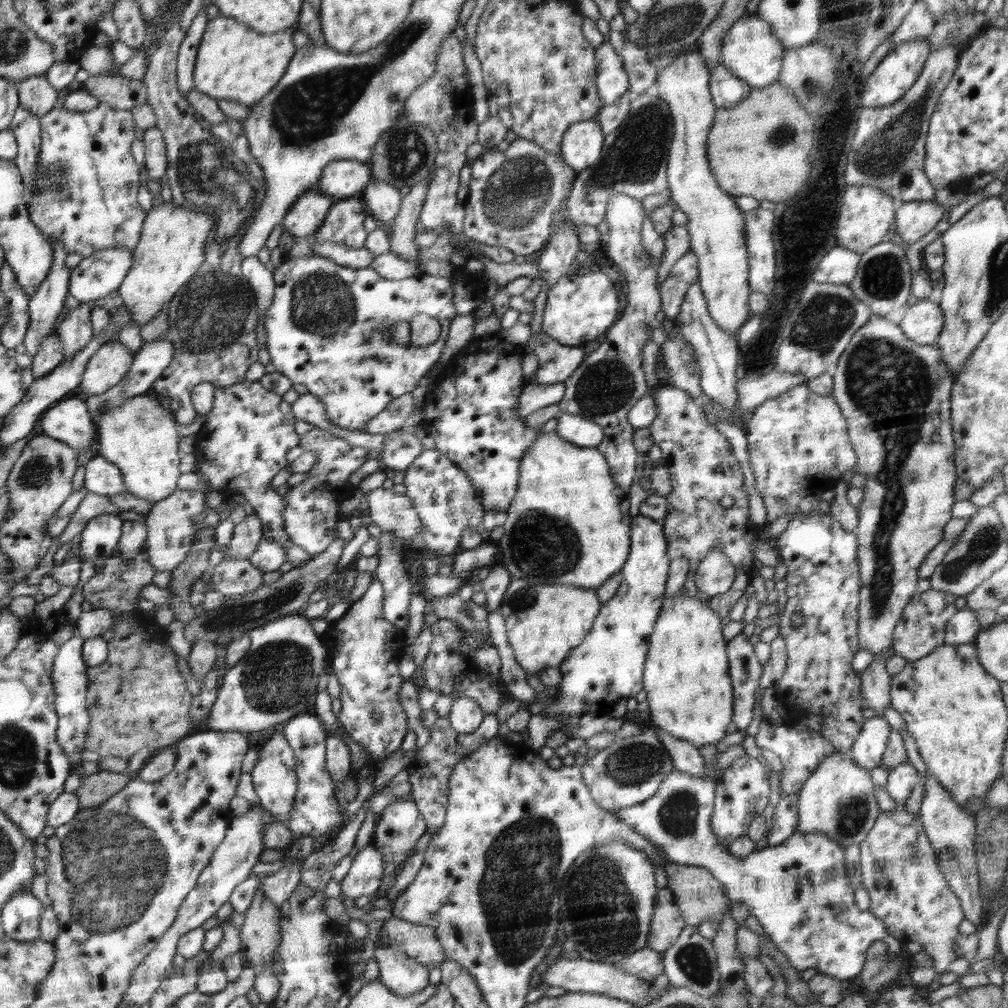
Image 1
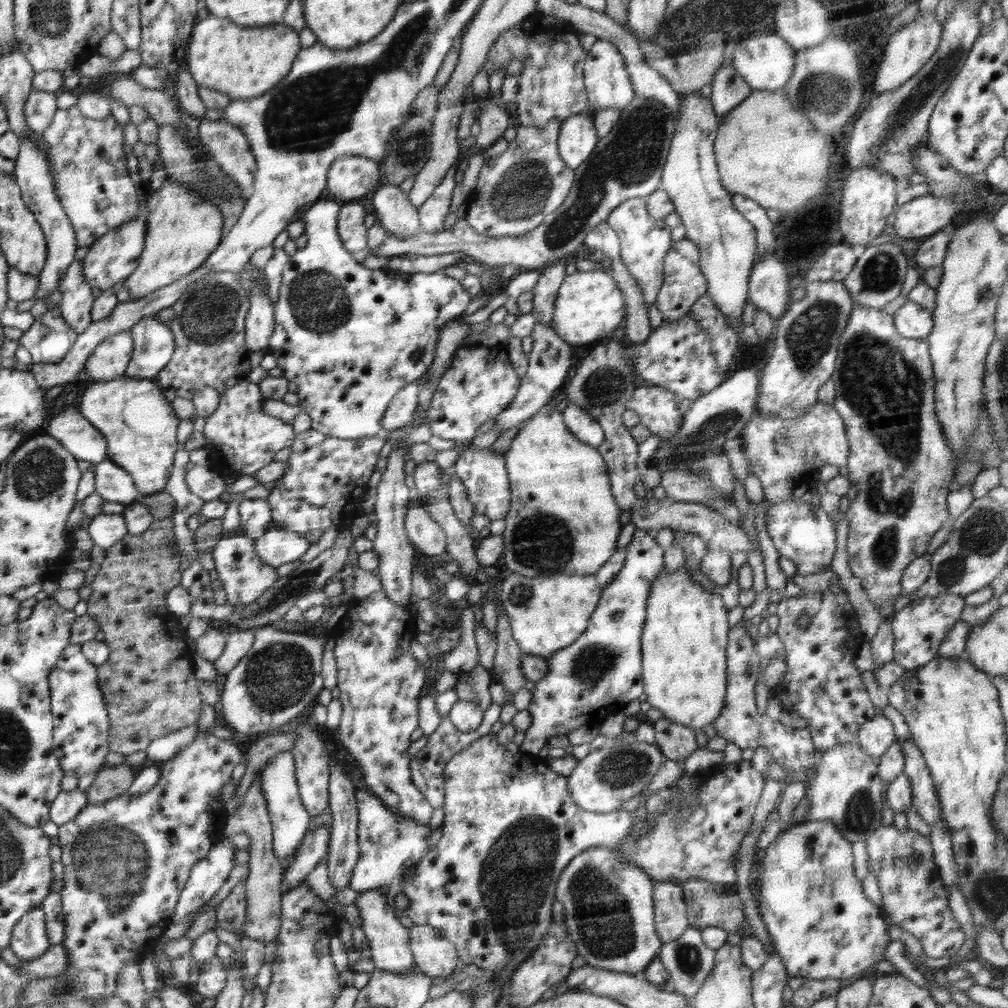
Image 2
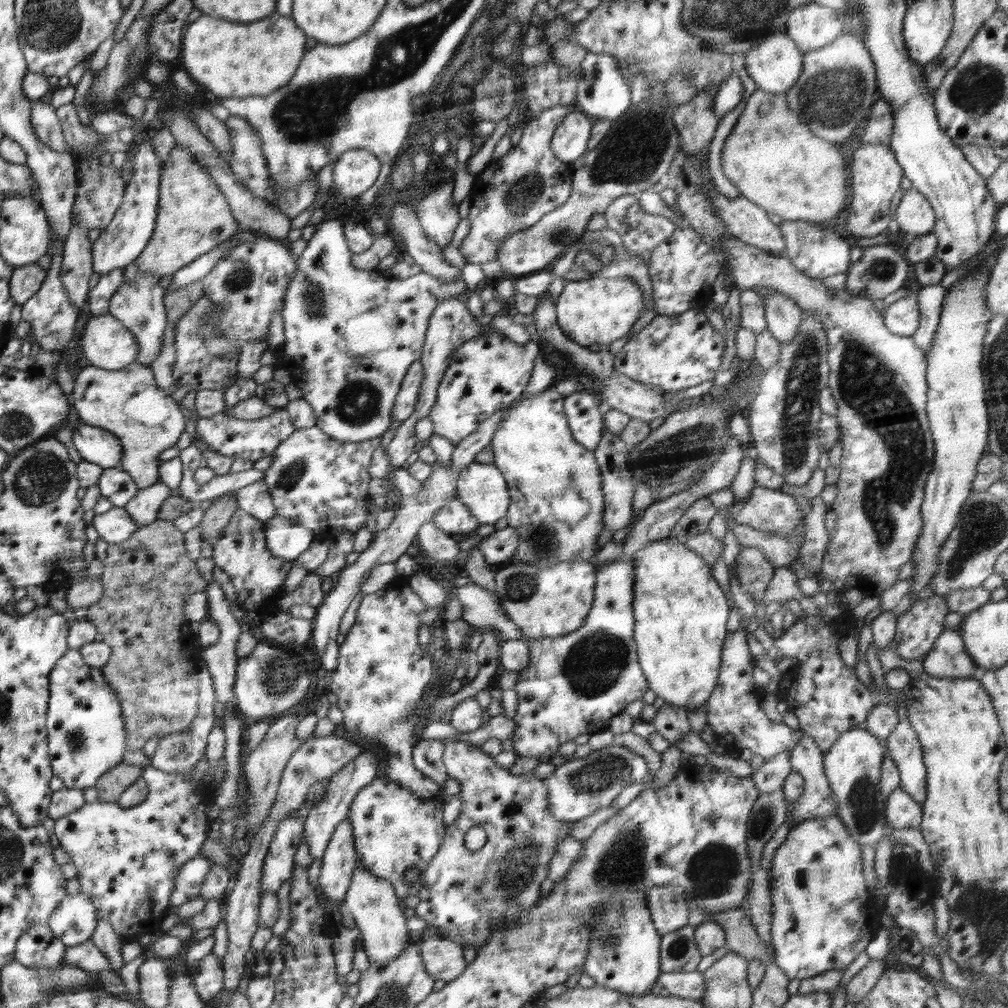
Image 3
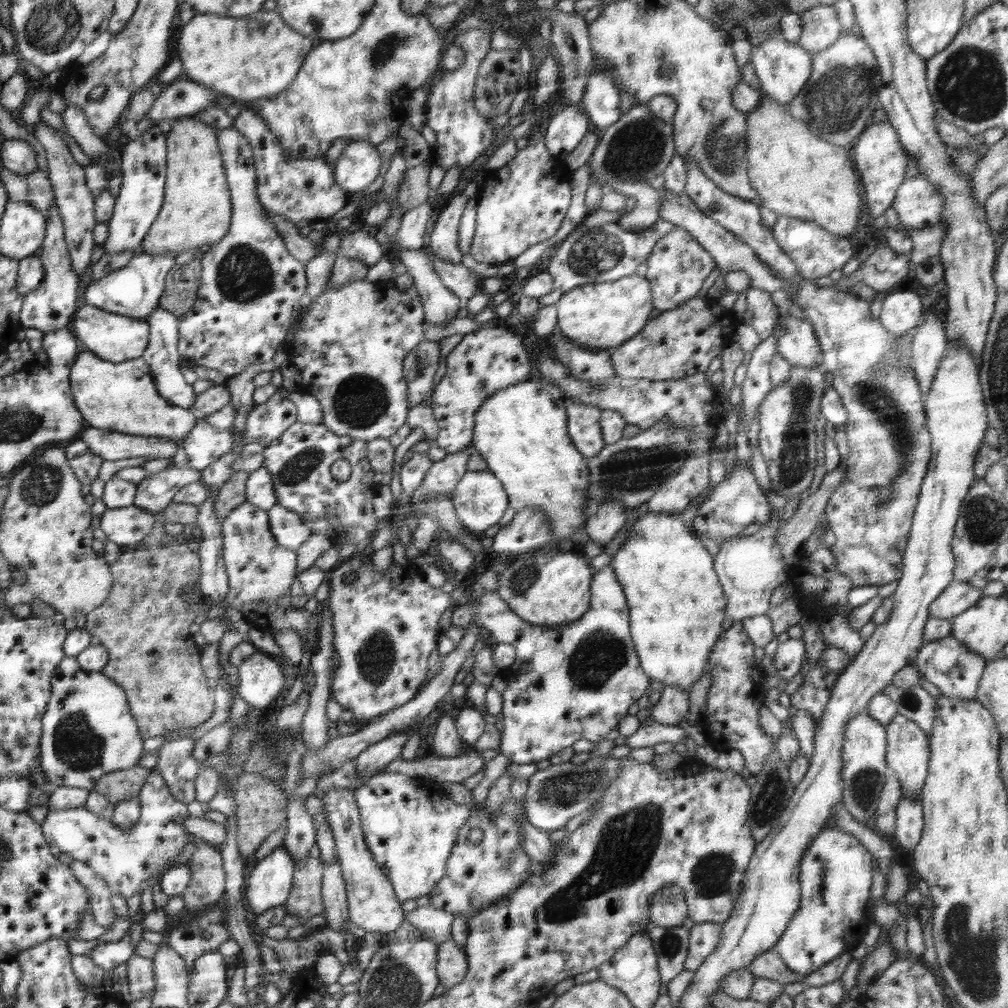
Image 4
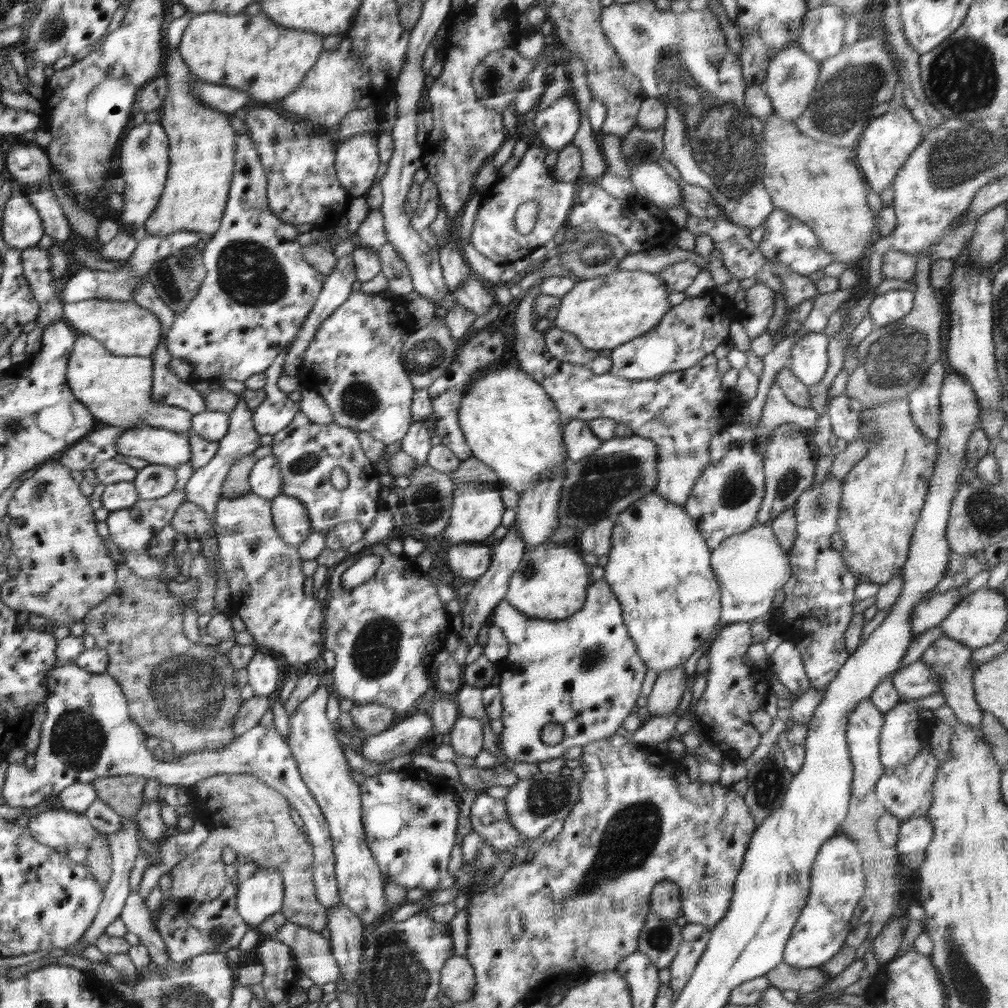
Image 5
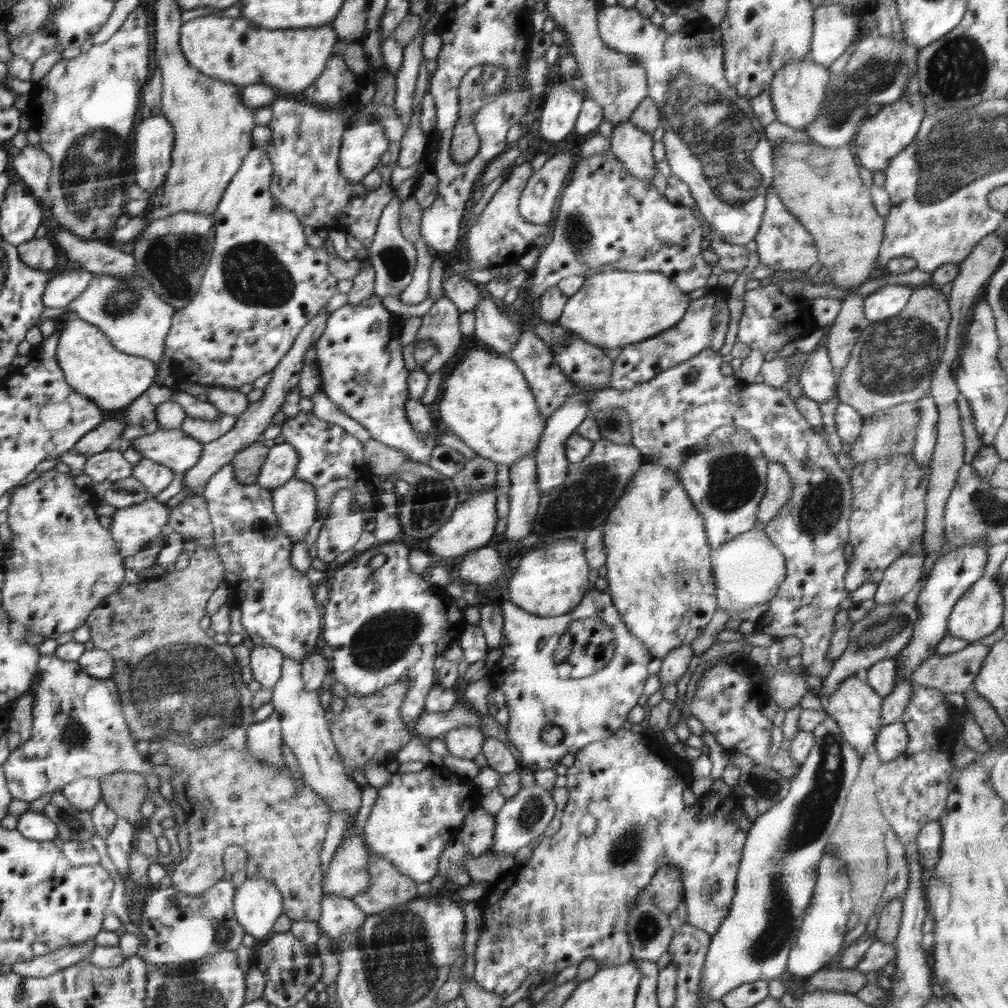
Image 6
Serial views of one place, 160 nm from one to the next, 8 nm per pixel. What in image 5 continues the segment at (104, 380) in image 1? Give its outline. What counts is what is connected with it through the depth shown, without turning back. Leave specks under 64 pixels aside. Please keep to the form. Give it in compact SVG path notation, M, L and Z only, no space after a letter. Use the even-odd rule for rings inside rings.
M84 299L63 304L63 316L79 331L97 338L112 354L124 356L153 356L161 344L164 330L159 318L150 309L132 301Z

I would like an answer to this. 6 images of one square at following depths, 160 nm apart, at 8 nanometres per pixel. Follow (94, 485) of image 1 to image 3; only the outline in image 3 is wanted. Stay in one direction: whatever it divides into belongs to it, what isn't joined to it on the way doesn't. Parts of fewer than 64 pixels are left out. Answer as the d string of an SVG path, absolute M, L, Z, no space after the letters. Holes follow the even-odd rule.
M120 466L103 469L97 487L100 488L102 498L120 508L126 506L140 489L135 479Z

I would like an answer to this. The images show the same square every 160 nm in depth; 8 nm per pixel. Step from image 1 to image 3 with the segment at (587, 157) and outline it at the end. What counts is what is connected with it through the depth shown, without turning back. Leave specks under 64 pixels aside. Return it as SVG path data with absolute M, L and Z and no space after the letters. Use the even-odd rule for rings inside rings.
M581 111L568 114L552 136L550 149L561 162L571 165L588 151L588 142L595 119Z

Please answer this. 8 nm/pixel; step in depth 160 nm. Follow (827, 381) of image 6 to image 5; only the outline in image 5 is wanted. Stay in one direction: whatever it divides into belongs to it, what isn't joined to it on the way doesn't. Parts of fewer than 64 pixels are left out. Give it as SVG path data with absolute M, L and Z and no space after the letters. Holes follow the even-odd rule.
M820 332L806 334L794 343L786 366L806 387L818 385L824 378L829 365L828 343L829 338Z

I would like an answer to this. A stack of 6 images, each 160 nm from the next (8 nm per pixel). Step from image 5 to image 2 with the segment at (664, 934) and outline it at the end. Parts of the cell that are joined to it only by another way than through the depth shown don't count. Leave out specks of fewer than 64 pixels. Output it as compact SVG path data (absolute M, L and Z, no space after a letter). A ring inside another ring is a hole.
M688 927L672 942L661 945L659 961L669 974L669 989L692 998L709 978L716 951L704 944L701 929Z

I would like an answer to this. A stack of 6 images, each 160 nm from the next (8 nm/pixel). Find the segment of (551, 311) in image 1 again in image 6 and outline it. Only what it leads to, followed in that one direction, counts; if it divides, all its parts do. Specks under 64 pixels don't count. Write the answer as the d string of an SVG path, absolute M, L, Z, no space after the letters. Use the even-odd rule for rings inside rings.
M608 270L590 276L583 287L568 297L560 318L556 324L568 331L579 334L584 340L600 348L623 348L632 343L656 337L665 330L672 328L682 320L691 298L688 293L678 288L665 274L659 272L626 272L625 270Z

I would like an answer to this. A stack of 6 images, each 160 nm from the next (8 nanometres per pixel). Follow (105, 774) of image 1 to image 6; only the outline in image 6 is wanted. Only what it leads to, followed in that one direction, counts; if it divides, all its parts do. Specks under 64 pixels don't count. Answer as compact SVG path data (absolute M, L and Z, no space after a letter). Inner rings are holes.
M119 772L100 777L102 799L117 814L127 818L136 828L145 822L140 816L142 803L147 798L146 776L142 773Z

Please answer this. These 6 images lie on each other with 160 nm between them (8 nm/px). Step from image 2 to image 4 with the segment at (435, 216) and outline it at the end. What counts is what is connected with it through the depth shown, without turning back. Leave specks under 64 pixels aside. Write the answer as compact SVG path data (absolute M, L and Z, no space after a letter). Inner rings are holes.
M470 182L464 190L453 193L442 203L441 213L430 224L426 238L426 245L438 258L452 264L461 263L462 255L458 248L458 226L460 226L460 218L466 202L472 196L477 195L479 189L480 186L477 182Z

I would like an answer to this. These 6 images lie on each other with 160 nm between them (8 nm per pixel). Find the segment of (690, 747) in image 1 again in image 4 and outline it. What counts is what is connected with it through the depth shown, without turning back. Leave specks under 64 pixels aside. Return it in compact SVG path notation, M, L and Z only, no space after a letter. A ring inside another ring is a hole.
M664 685L664 690L655 696L649 709L649 722L678 725L680 721L686 720L689 712L689 690Z

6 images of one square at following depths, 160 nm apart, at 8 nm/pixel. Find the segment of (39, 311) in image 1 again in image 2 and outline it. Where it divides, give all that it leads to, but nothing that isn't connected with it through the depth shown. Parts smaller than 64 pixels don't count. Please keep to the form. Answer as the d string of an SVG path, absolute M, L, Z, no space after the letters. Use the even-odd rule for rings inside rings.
M30 133L22 135L19 141L19 153L14 161L16 171L14 171L13 176L16 178L16 183L19 184L22 191L23 201L35 213L35 218L40 222L48 242L47 265L44 266L44 270L38 275L39 285L34 296L36 300L45 301L48 298L48 294L58 288L61 276L64 274L67 266L74 260L74 254L77 250L76 238L72 228L73 224L66 216L62 203L55 193L46 153L40 151L36 141L32 141Z

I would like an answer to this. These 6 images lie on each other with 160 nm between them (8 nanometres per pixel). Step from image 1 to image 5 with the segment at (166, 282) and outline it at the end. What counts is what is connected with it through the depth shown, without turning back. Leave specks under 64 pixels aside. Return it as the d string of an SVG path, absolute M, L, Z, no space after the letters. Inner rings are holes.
M169 49L164 55L165 74L167 77L167 93L165 94L164 106L161 109L160 123L167 132L170 143L170 173L167 175L167 185L159 204L154 212L147 218L145 225L147 234L156 236L168 236L178 230L196 232L205 239L209 239L219 230L221 218L228 200L229 188L234 175L234 155L236 152L236 132L230 126L228 113L214 110L204 106L200 99L194 98L191 92L191 80L198 79L191 74L189 66L185 63L179 49Z

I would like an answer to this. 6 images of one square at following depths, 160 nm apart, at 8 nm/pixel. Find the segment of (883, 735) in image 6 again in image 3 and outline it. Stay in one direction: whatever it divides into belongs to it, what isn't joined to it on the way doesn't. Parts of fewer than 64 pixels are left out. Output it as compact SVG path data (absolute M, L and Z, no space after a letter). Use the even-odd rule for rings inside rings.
M907 718L898 725L885 740L886 755L899 770L901 786L921 806L926 798L926 767L923 750L916 731L912 730Z

